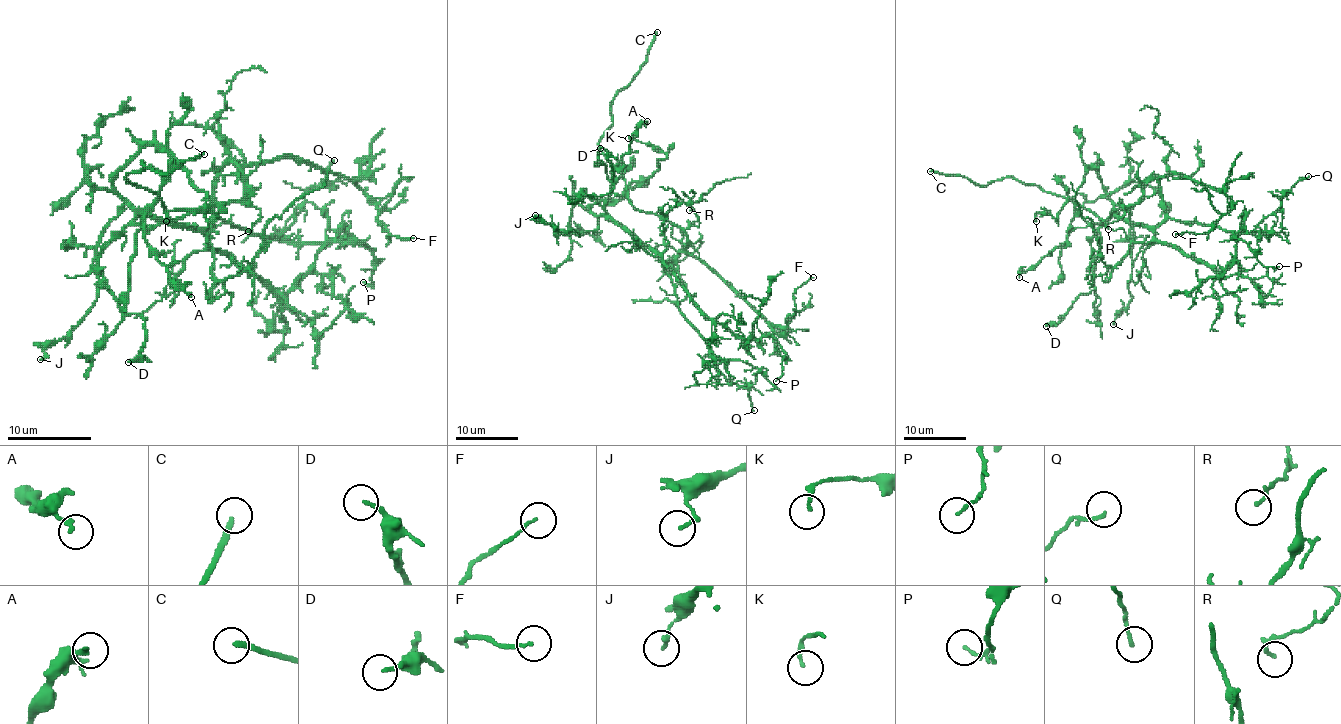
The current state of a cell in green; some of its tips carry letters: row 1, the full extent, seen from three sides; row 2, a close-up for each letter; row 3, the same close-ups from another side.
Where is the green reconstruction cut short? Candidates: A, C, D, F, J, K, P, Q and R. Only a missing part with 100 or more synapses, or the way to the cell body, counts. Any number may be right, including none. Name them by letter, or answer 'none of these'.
C

